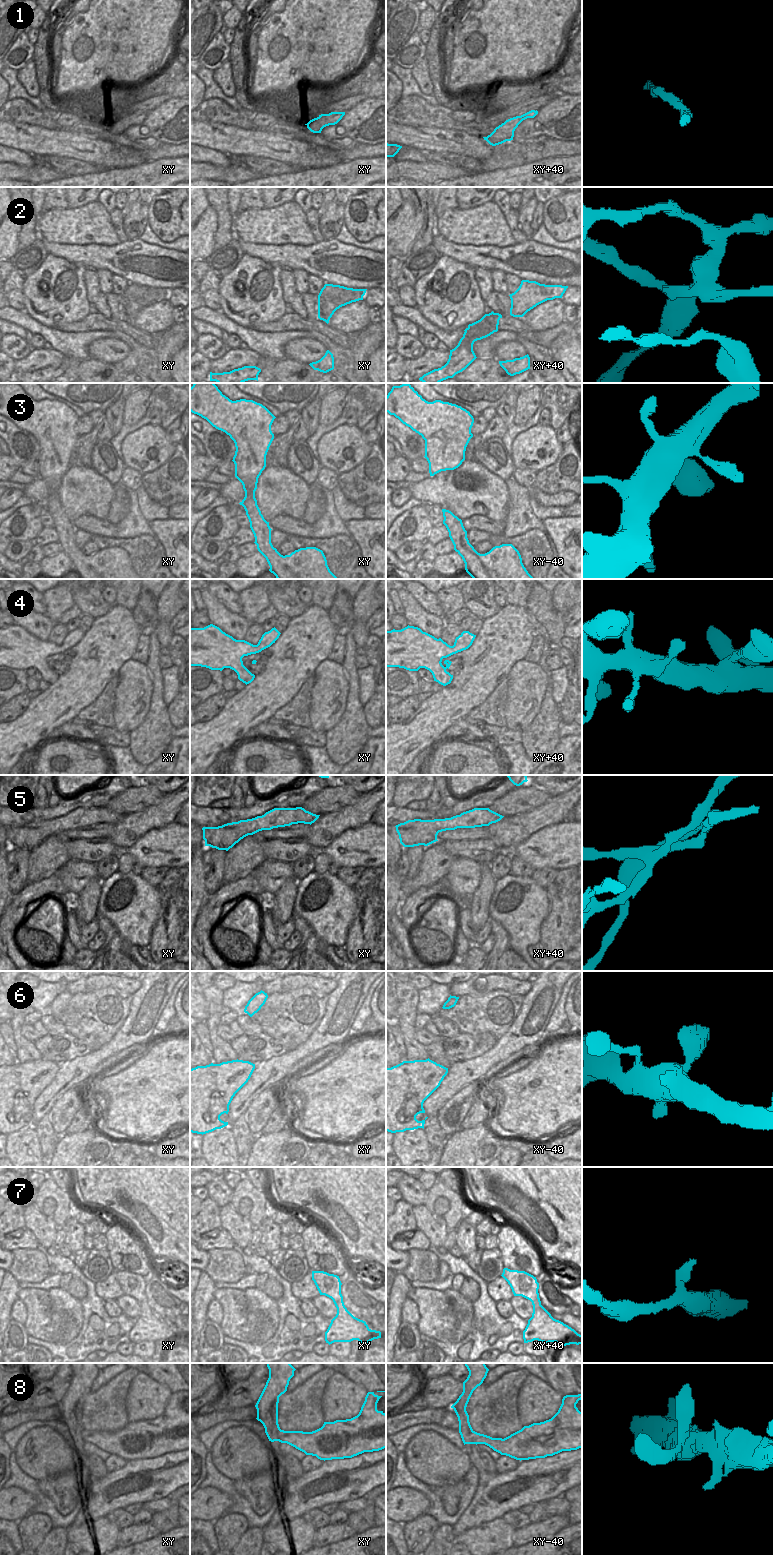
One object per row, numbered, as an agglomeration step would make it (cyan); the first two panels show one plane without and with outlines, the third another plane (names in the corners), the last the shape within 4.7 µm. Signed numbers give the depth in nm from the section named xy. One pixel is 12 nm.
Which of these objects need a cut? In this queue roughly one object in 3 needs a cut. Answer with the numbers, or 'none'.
1, 2, 5, 8

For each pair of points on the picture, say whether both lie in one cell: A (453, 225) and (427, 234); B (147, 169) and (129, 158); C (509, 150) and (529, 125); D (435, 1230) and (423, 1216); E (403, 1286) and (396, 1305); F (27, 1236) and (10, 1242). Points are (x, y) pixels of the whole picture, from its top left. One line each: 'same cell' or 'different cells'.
A: different cells
B: different cells
C: different cells
D: same cell
E: same cell
F: same cell

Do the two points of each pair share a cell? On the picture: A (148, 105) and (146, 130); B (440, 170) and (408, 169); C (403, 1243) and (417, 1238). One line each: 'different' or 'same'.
A: different
B: same
C: same

